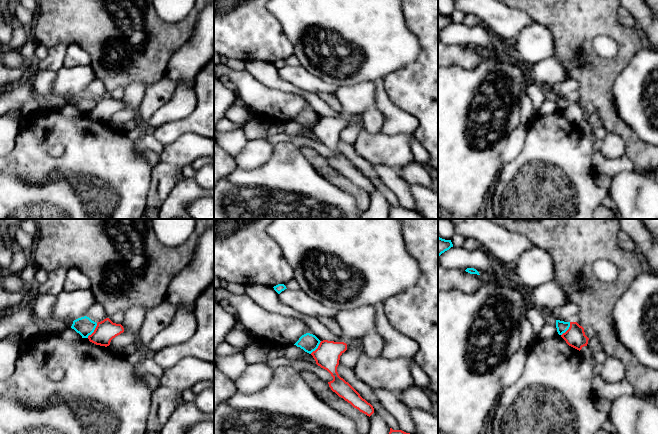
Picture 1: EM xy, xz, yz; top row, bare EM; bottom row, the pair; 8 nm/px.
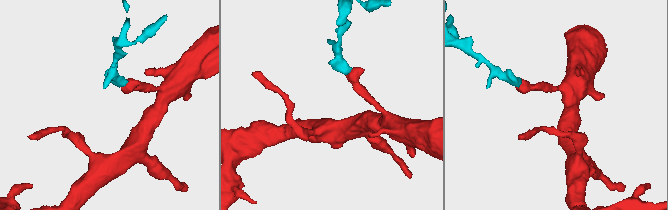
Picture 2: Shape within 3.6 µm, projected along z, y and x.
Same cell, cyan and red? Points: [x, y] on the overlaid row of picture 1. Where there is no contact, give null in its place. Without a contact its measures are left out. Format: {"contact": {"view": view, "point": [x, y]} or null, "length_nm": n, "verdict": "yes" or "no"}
{"contact": {"view": "xy", "point": [94, 329]}, "length_nm": 150, "verdict": "no"}

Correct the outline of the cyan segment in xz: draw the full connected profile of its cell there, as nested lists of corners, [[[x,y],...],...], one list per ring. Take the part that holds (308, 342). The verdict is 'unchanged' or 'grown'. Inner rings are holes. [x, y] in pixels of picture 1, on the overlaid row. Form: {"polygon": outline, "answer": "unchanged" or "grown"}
{"polygon": [[[306,333],[302,335],[294,345],[311,354],[318,348],[320,342],[321,341],[315,335]]], "answer": "unchanged"}

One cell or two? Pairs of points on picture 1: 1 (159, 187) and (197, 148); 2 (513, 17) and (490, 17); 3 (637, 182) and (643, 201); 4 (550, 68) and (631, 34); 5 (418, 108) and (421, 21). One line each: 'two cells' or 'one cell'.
1: one cell
2: one cell
3: one cell
4: two cells
5: one cell

